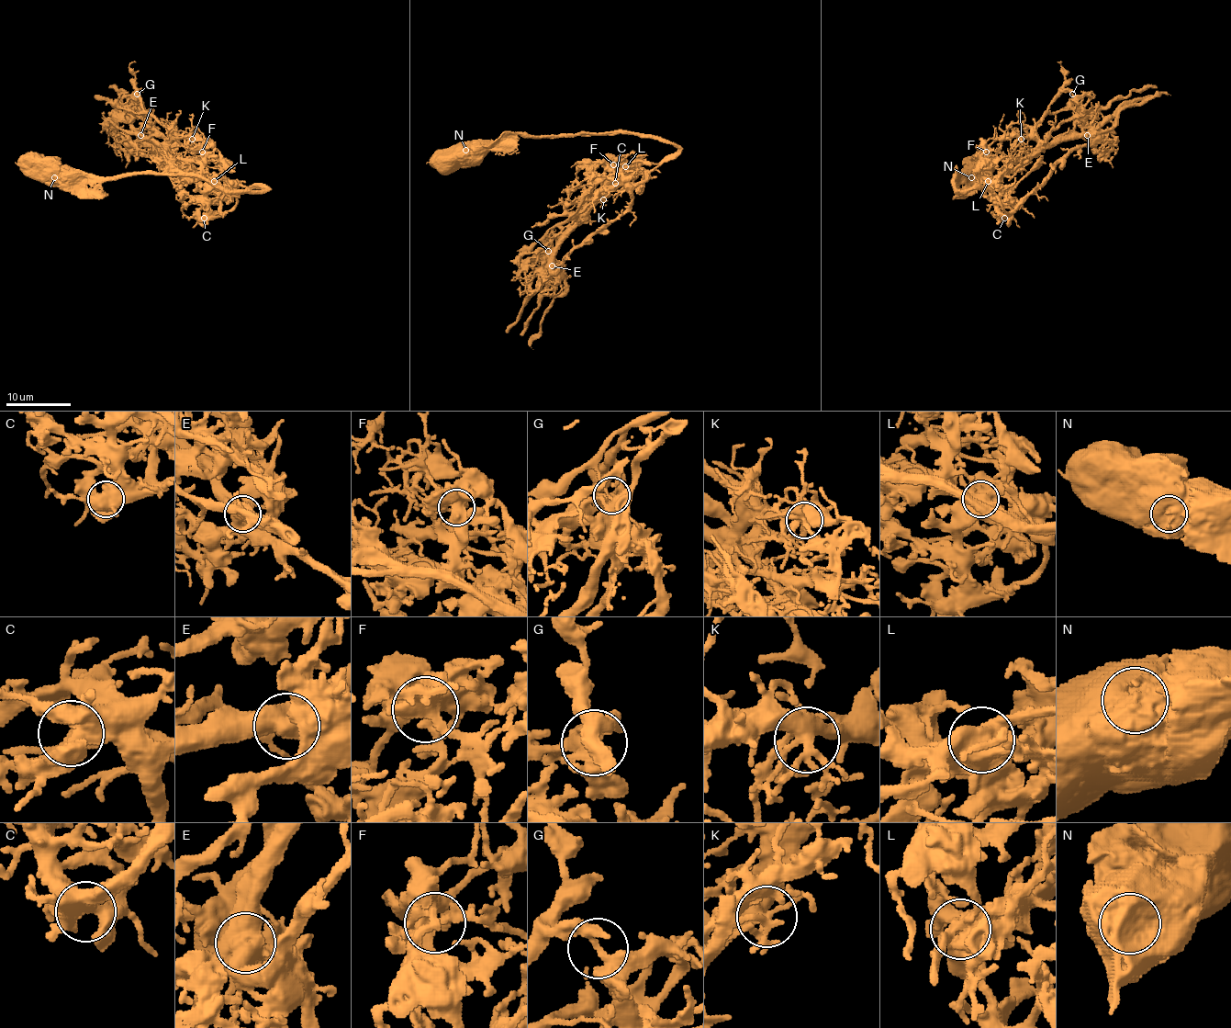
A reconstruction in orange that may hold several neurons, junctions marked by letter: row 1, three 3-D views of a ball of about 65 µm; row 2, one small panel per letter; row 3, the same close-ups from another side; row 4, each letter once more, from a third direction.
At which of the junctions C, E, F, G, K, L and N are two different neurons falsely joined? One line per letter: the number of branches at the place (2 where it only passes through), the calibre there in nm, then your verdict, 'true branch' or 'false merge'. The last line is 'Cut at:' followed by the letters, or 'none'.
C: branches 4; calibre 550 nm; true branch
E: branches 4; calibre 600 nm; false merge
F: branches 3; calibre 550 nm; false merge
G: branches 5; calibre 320 nm; false merge
K: branches 5; calibre 400 nm; true branch
L: branches 3; calibre 600 nm; false merge
N: branches 2; calibre 850 nm; false merge
Cut at: E, F, G, L, N

